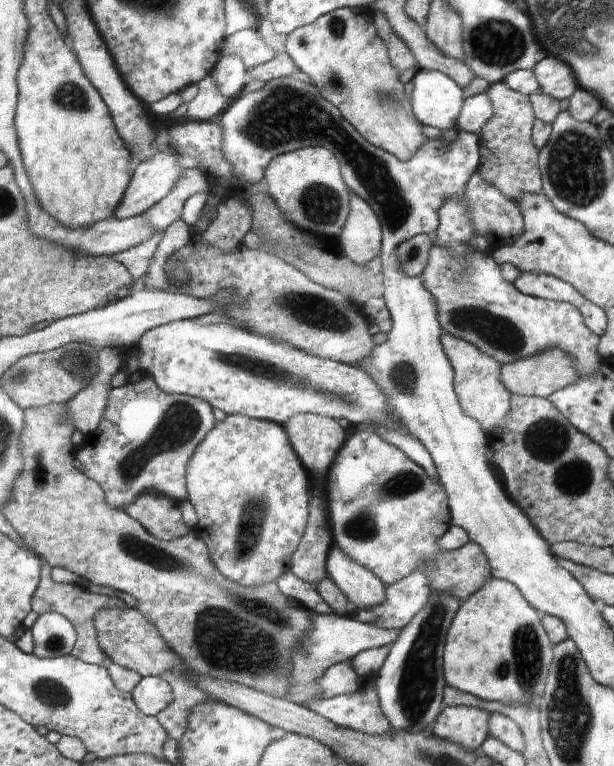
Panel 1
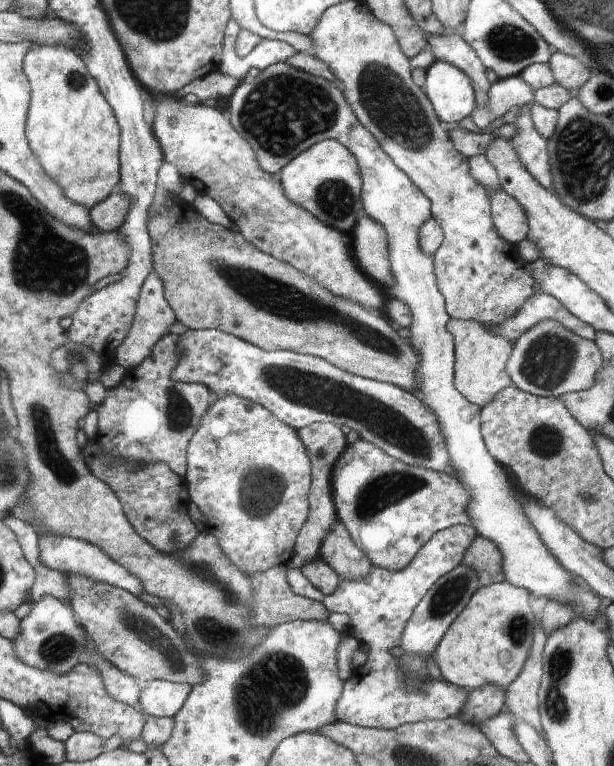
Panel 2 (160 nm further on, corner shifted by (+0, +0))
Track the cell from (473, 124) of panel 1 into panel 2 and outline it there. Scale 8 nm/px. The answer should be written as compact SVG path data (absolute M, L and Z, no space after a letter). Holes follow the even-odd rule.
M520 75L498 80L492 85L490 102L486 108L477 106L470 118L479 132L488 130L491 122L506 114L510 108L533 104L535 90L531 89Z

